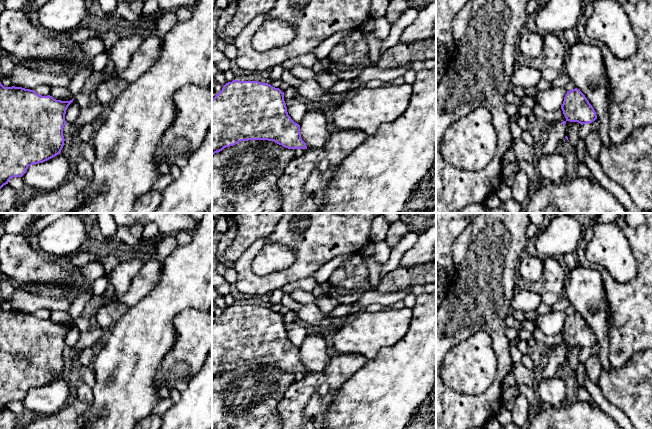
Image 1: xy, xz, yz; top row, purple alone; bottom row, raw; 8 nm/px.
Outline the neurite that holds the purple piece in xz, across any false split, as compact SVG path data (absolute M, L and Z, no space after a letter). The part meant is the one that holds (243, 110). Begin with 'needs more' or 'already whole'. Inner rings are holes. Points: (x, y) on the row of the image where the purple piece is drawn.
already whole; M233 80L226 83L222 90L212 99L212 154L241 141L268 140L288 149L307 149L300 134L300 125L288 115L284 101L284 92L268 83L258 81Z

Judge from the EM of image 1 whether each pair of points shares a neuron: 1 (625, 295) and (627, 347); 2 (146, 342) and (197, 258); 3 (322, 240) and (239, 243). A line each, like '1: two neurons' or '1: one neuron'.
1: one neuron
2: one neuron
3: two neurons

